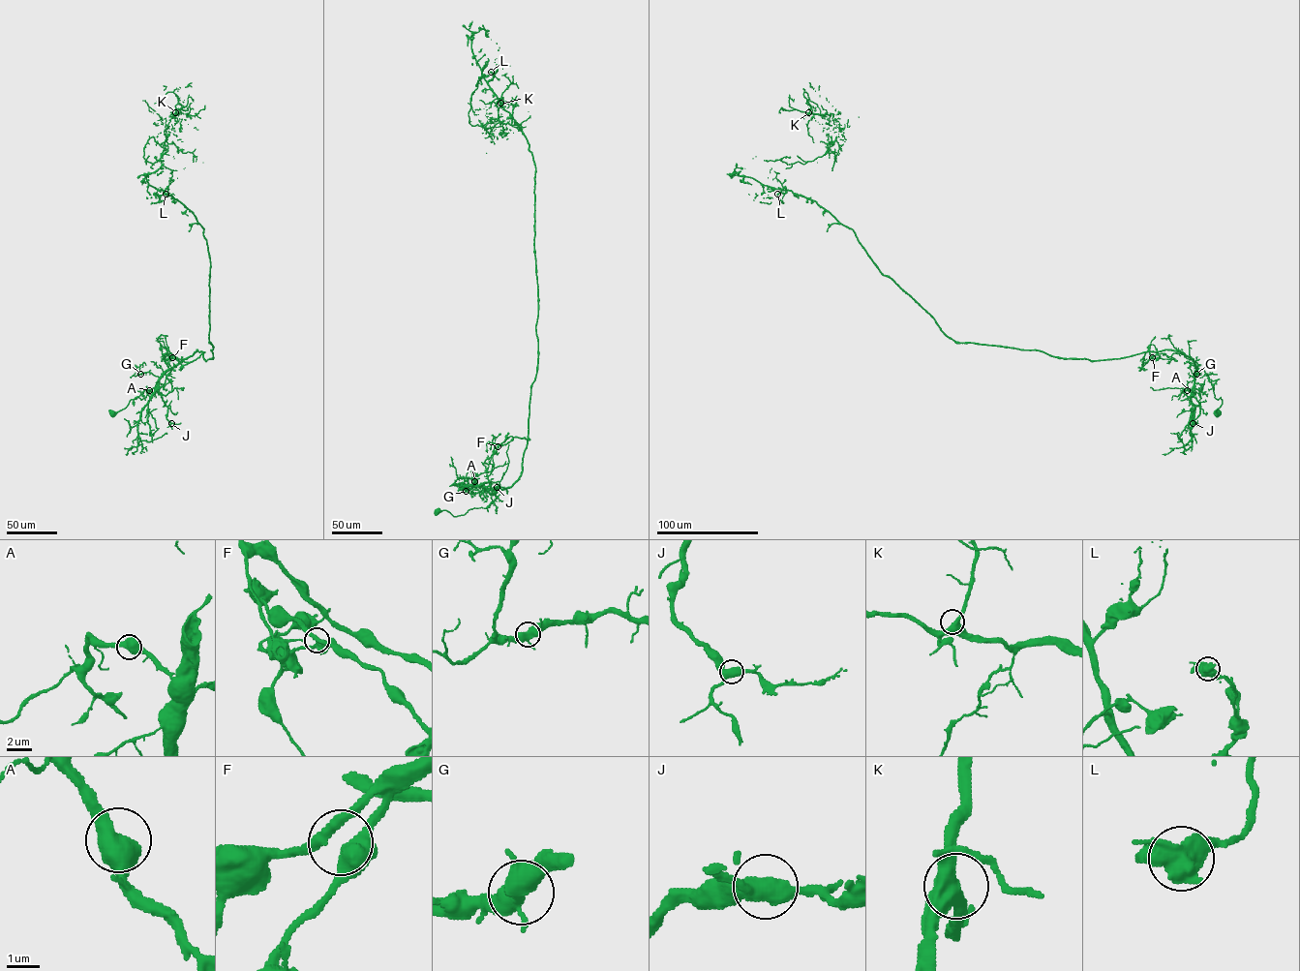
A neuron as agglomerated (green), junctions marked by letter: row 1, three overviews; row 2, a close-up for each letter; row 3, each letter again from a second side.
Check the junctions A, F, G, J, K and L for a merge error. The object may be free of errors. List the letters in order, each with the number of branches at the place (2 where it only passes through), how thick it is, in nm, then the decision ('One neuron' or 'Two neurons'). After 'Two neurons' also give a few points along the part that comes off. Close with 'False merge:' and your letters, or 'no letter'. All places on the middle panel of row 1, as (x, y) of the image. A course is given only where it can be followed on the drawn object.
A: Branches: 3. Thickness 550 nm. One neuron
F: Branches: 3. Thickness 400 nm. One neuron
G: Branches: 3. Thickness 480 nm. One neuron
J: Branches: 3. Thickness 480 nm. One neuron
K: Branches: 3. Thickness 400 nm. One neuron
L: Branches: 3. Thickness 550 nm. Two neurons. Course of the part to remove: (491, 72), (489, 60), (468, 123), (490, 128), (503, 103), (515, 106), (512, 125), (529, 115)
False merge: L

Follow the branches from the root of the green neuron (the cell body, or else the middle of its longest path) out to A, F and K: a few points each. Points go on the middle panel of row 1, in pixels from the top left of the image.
A: (438, 511), (446, 510), (456, 516), (473, 508), (487, 507), (496, 499), (495, 492), (479, 487), (474, 481)
F: (438, 511), (456, 516), (487, 507), (496, 492), (519, 477), (529, 439), (510, 436), (498, 446)
K: (438, 511), (487, 507), (527, 445), (534, 163), (488, 85), (498, 70), (468, 115), (490, 128), (500, 103)

